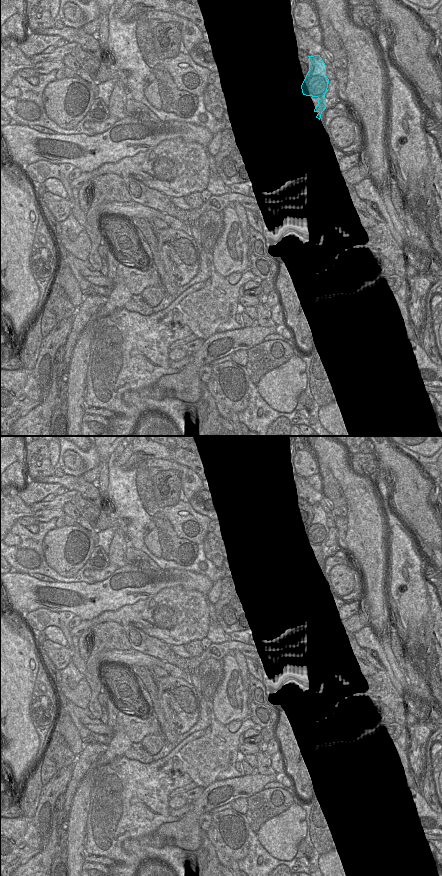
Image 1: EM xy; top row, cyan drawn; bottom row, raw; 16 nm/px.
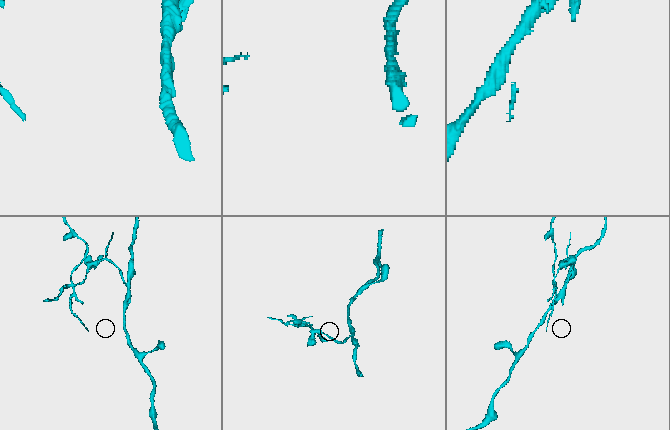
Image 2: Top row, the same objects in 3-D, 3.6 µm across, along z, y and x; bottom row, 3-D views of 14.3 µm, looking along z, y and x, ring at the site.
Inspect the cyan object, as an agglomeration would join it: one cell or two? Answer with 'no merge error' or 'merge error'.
merge error

